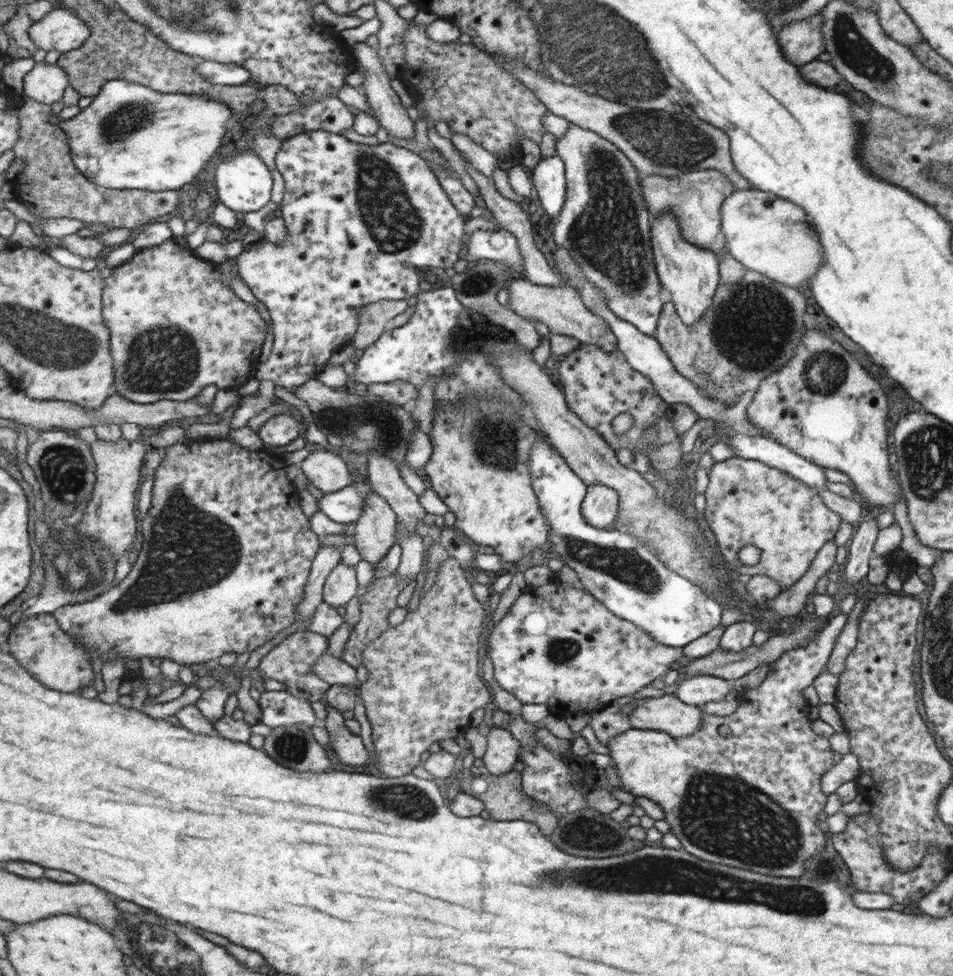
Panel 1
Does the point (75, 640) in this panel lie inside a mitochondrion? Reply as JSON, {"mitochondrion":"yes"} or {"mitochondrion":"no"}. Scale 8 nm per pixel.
{"mitochondrion":"no"}

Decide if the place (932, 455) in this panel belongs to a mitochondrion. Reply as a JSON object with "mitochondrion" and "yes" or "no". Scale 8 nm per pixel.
{"mitochondrion":"yes"}

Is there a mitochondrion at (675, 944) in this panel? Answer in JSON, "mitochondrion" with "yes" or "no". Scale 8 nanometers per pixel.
{"mitochondrion":"no"}

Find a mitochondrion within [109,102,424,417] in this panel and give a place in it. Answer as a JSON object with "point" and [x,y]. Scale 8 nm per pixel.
{"point":[169,356]}

